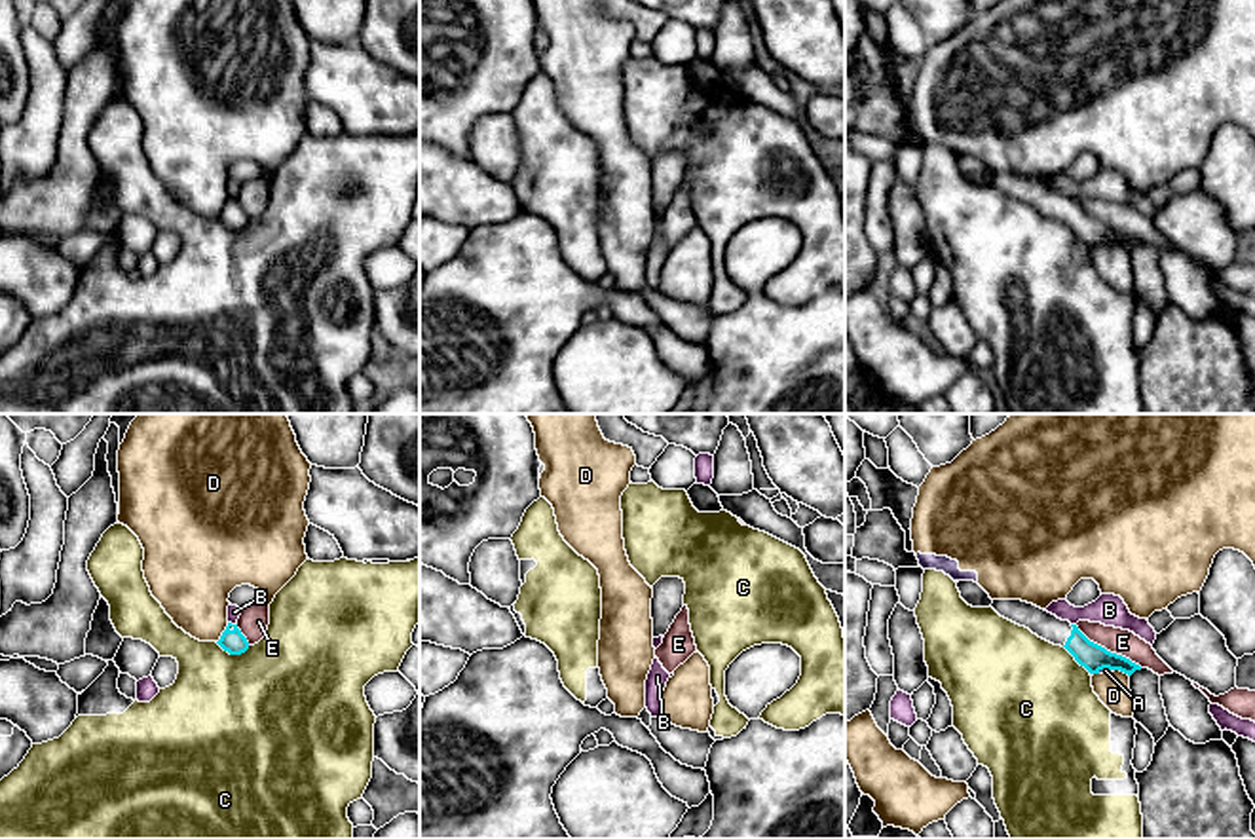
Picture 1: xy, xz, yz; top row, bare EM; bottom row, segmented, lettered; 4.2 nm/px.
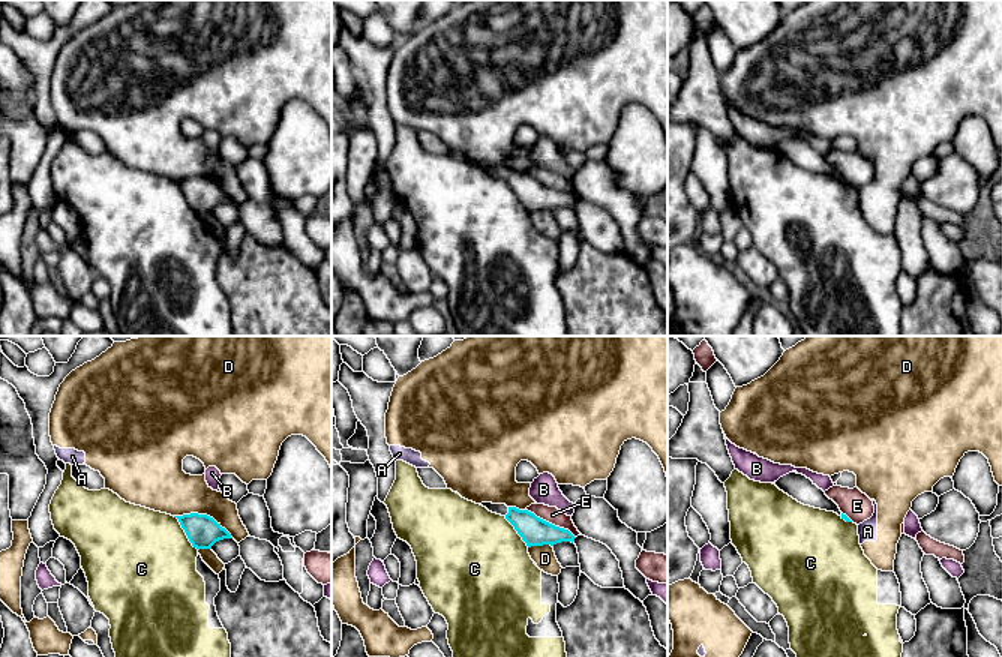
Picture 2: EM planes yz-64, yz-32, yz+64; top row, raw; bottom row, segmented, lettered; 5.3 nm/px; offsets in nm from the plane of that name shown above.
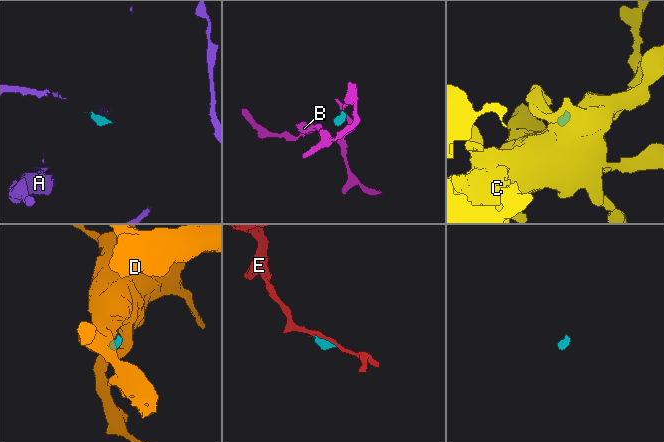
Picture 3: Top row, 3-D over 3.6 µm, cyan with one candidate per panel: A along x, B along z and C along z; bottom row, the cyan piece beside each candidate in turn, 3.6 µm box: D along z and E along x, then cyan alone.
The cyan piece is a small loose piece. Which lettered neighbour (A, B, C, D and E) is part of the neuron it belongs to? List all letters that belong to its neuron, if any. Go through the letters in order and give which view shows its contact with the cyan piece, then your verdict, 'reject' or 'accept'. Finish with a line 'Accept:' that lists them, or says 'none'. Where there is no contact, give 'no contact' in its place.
A: yz | reject
B: yz | reject
C: xy | reject
D: xy | reject
E: yz | reject
Accept: none

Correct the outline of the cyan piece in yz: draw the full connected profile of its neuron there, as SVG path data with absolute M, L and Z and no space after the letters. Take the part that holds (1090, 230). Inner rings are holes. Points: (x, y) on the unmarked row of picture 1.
M993 175L991 182L1001 192L1029 203L1039 213L1065 222L1090 249L1099 249L1103 243L1109 243L1132 251L1135 245L1141 245L1141 241L1130 233L1090 216L1077 199L1061 196L1033 178L1021 175Z

